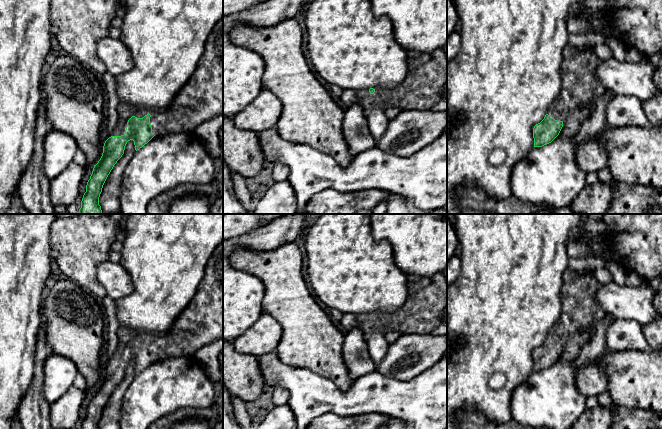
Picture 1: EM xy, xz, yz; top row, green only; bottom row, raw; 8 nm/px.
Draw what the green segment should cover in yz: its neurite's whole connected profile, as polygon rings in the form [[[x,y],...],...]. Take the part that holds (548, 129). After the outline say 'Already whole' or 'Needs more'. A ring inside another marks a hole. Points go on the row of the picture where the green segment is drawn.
[[[566,45],[561,67],[561,90],[549,106],[544,119],[533,128],[534,147],[551,143],[559,135],[563,122],[574,109],[606,90],[595,75],[596,68],[602,62],[591,45],[585,50]]]. Needs more

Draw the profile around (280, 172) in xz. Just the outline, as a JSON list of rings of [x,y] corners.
[[[275,162],[272,164],[273,179],[275,182],[288,180],[289,169],[283,163]]]

